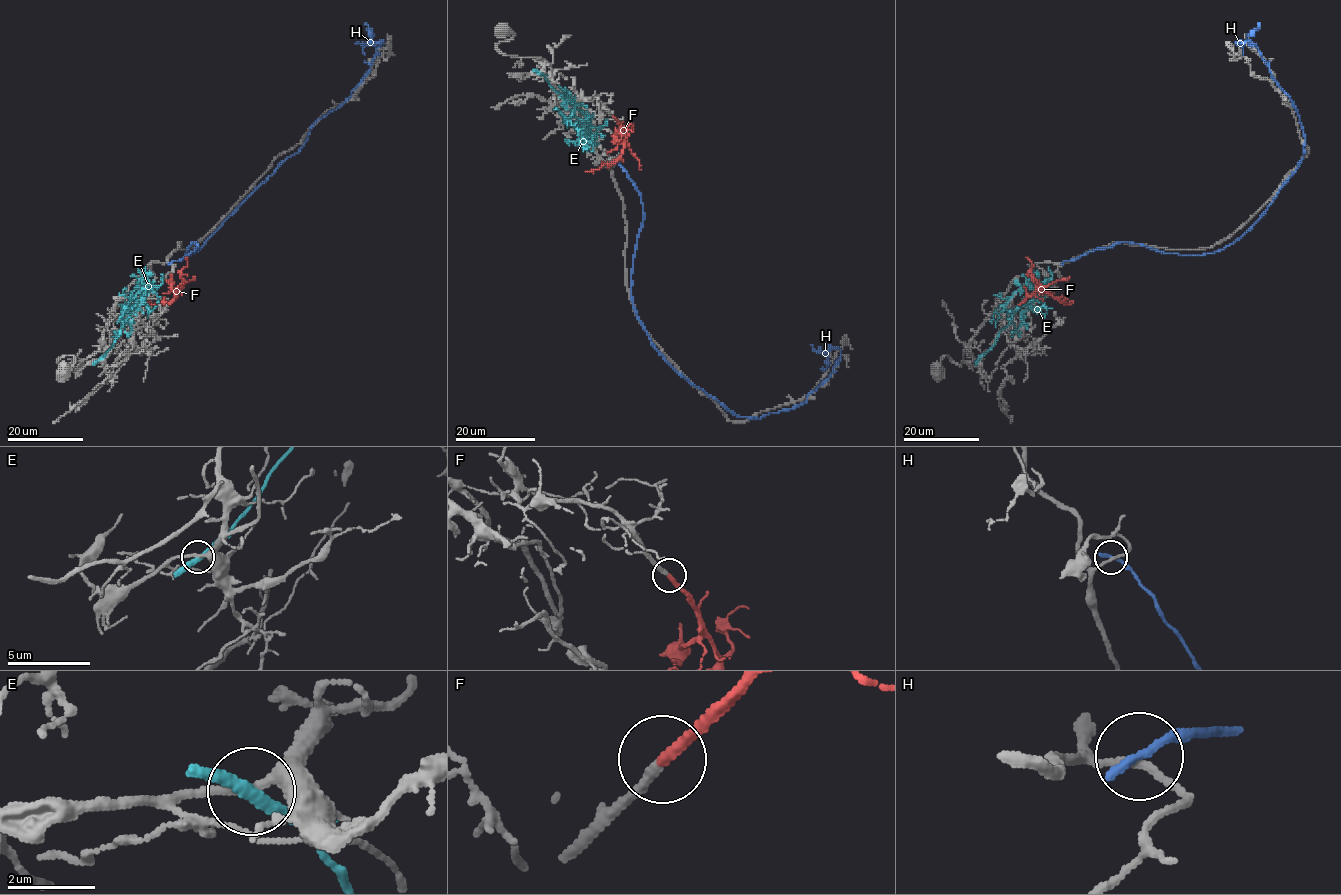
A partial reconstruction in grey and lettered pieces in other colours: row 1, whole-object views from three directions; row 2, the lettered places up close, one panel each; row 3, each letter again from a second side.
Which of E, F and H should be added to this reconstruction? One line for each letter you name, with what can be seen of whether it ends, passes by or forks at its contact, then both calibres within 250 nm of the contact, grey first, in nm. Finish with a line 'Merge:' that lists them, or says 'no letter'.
F: it ends; calibres 240 and 280 nm
Merge: F

